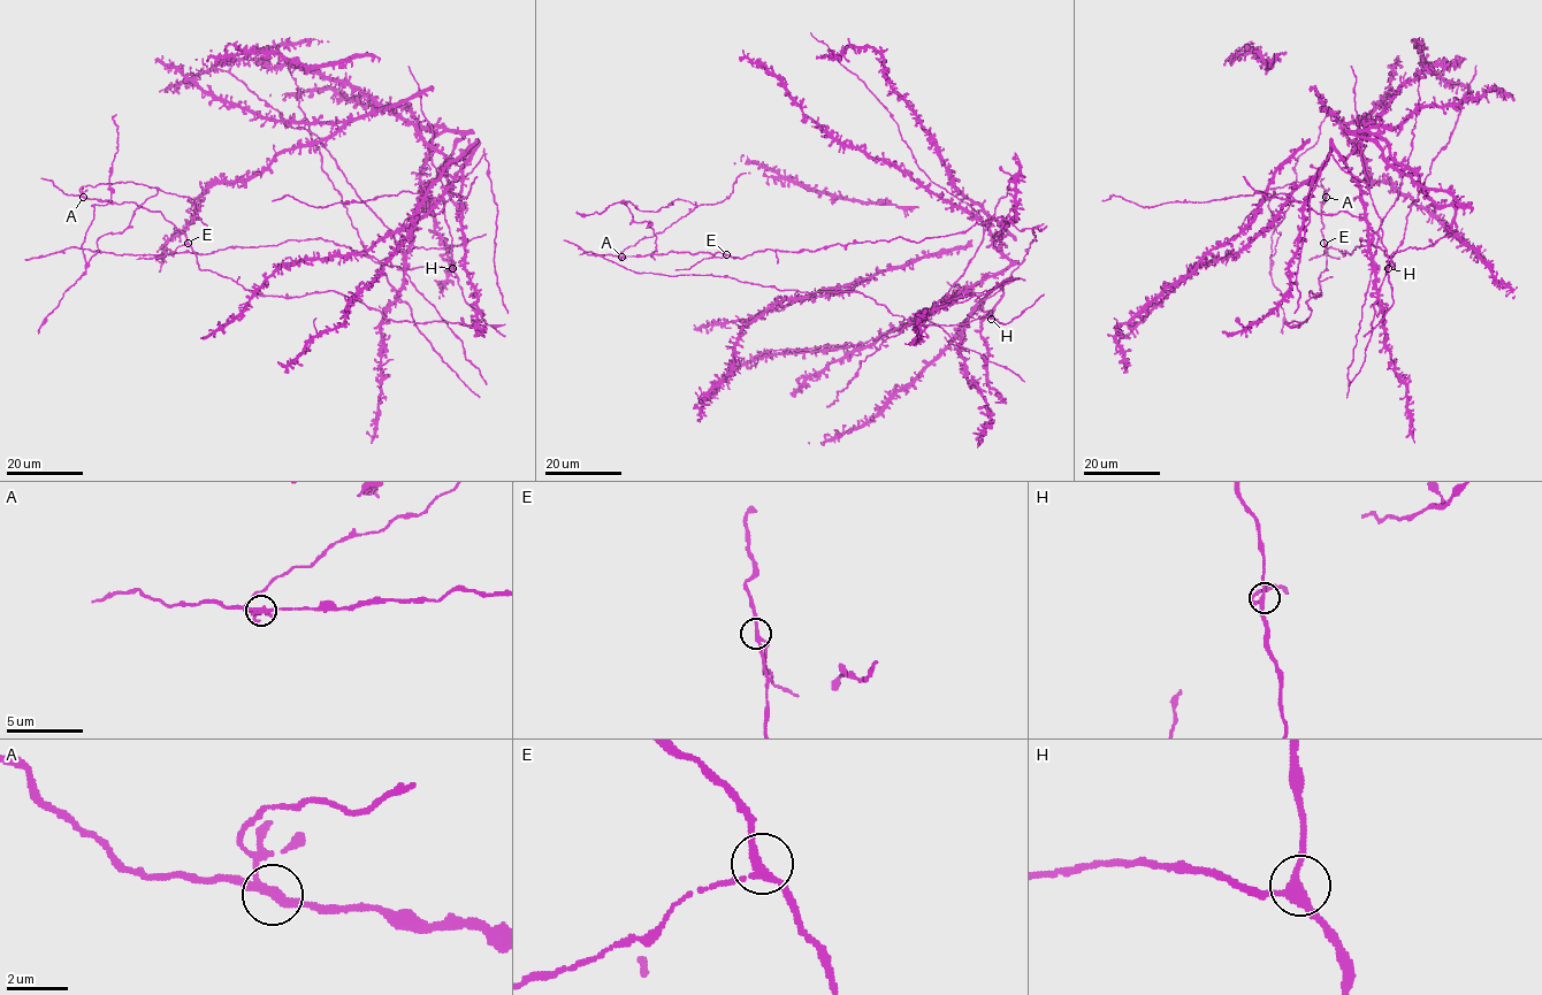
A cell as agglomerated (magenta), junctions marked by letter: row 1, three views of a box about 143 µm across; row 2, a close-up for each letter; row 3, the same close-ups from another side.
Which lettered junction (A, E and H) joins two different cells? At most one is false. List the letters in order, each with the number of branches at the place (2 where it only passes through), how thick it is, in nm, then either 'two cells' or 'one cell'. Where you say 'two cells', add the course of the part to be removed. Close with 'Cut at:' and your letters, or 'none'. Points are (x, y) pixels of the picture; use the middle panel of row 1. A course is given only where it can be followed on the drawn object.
A: 3 | 220 nm | two cells | (621, 257), (696, 205), (674, 199), (654, 212), (620, 201), (636, 222), (649, 221), (654, 259)
E: 3 | 240 nm | one cell
H: 3 | 240 nm | one cell
Cut at: A

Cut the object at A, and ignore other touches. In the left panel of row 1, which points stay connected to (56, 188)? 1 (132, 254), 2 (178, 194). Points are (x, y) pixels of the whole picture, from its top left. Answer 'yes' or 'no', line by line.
1: yes
2: no

